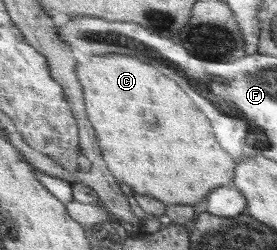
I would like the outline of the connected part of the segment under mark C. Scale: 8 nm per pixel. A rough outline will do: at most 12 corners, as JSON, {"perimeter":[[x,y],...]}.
{"perimeter":[[77,62],[118,182],[200,208],[237,162],[161,71]]}

